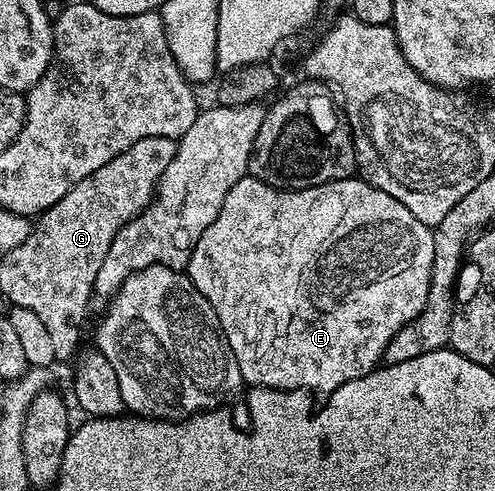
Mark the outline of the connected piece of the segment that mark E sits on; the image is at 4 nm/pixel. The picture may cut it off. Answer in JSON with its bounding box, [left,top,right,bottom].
[186,175,433,395]

